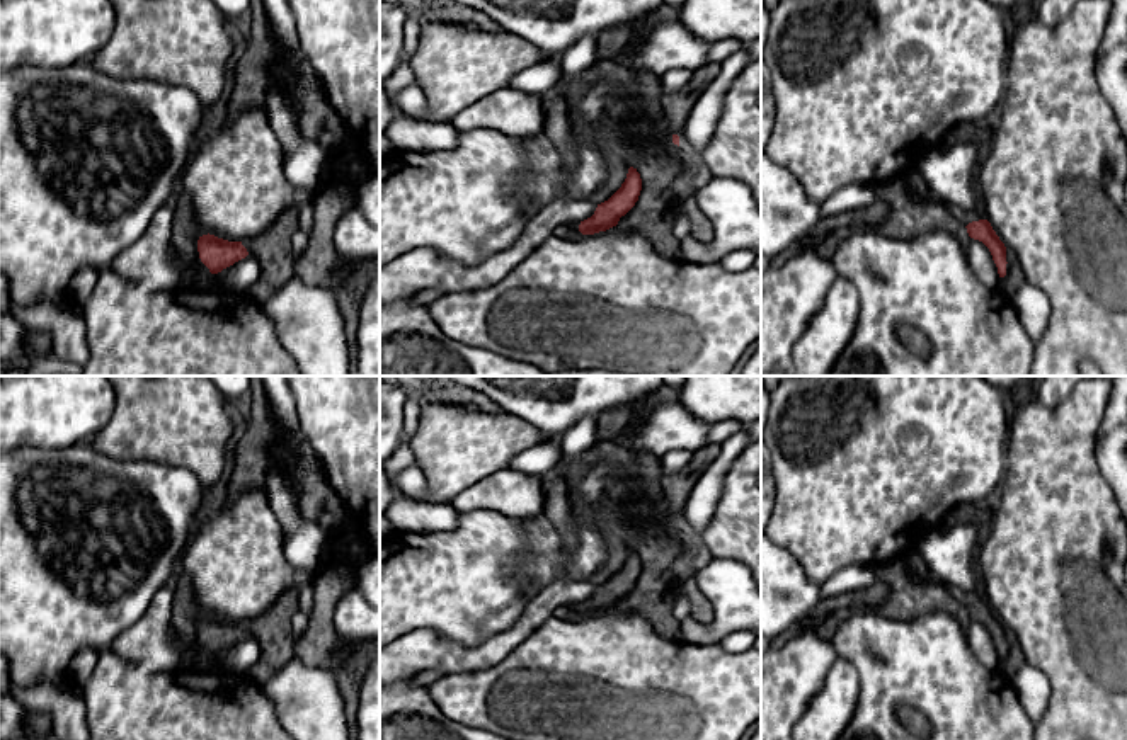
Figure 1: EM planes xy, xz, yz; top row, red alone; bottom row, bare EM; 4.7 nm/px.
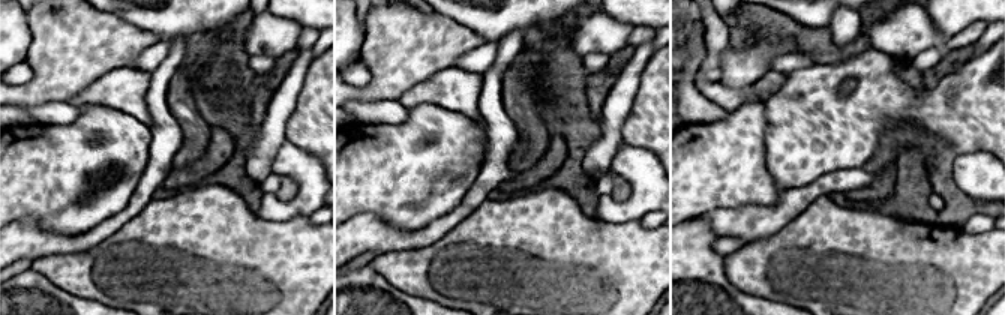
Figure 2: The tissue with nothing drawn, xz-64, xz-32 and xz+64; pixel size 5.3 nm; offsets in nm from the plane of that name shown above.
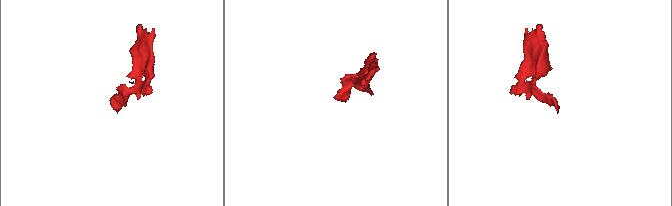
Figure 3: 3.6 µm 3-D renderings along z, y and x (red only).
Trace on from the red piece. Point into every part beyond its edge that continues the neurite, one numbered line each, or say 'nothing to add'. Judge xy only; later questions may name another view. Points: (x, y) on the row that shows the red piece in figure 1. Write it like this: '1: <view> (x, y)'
nothing to add

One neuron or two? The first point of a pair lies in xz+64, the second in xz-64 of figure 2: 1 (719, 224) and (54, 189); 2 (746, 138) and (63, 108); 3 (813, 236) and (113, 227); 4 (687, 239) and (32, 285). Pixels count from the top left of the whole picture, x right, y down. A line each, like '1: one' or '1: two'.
1: two
2: two
3: two
4: one

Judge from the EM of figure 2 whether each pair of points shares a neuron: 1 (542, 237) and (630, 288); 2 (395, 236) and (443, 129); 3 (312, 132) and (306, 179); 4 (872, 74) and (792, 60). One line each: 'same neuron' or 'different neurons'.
1: same neuron
2: different neurons
3: different neurons
4: different neurons

